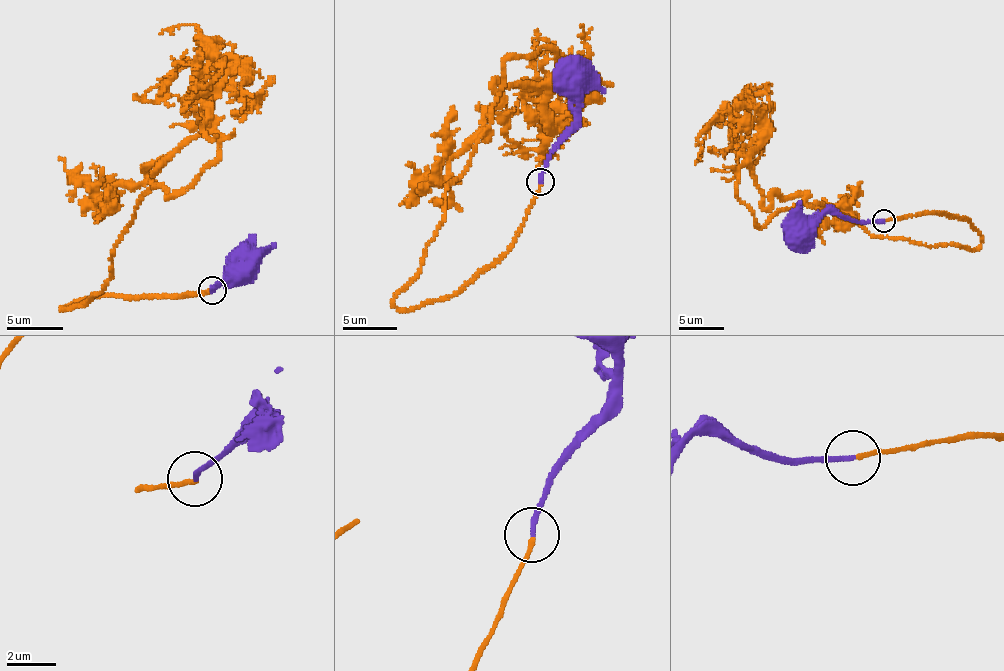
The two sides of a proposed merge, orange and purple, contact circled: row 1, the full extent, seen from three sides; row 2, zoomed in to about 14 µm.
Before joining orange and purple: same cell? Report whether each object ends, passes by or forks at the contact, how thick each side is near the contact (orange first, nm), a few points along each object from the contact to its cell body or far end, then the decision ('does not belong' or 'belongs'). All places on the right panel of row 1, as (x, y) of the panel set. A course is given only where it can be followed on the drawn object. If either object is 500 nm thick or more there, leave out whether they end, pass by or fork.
orange ends there; purple ends there; 150 nm thick on the orange side, 200 nm on the other; orange runs (884, 221), (968, 218), (981, 242), (871, 237), (766, 196), (751, 152), (769, 106), (761, 138), (734, 116); purple runs (884, 221), (856, 222), (824, 213), (804, 224), (799, 231); belongs

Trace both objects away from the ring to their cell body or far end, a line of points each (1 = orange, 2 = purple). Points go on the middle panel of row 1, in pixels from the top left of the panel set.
1: (539, 182), (505, 253), (451, 297), (397, 308), (504, 89), (546, 88), (551, 136), (510, 140), (529, 106)
2: (539, 182), (550, 150), (572, 128), (579, 85), (573, 78)

